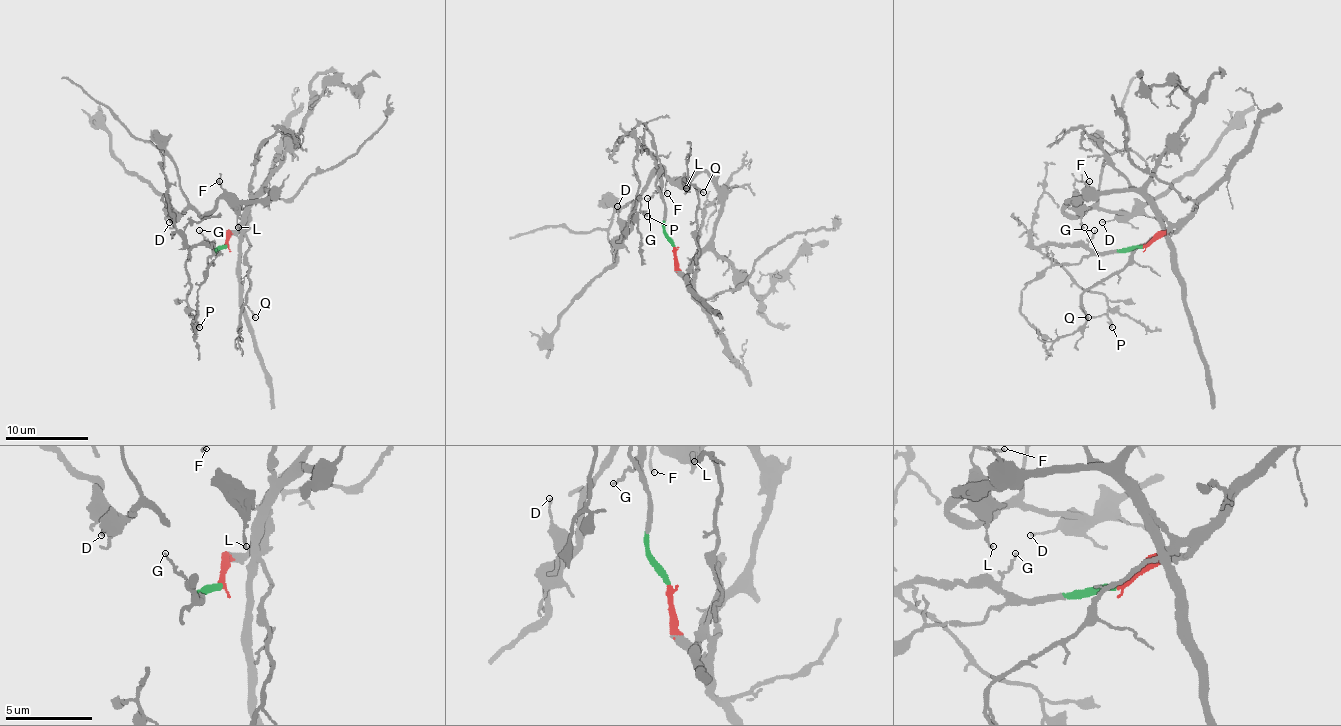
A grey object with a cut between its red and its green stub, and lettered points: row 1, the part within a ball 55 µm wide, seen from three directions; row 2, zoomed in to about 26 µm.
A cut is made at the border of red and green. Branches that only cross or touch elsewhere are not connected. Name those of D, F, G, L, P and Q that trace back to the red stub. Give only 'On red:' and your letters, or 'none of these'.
On red: D, F, L, Q

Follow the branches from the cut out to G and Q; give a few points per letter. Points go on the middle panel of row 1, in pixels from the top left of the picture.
G: (674, 246), (663, 228), (663, 197), (655, 193), (647, 199)
Q: (674, 246), (674, 259), (684, 273), (697, 251), (699, 197), (695, 186), (703, 193)

